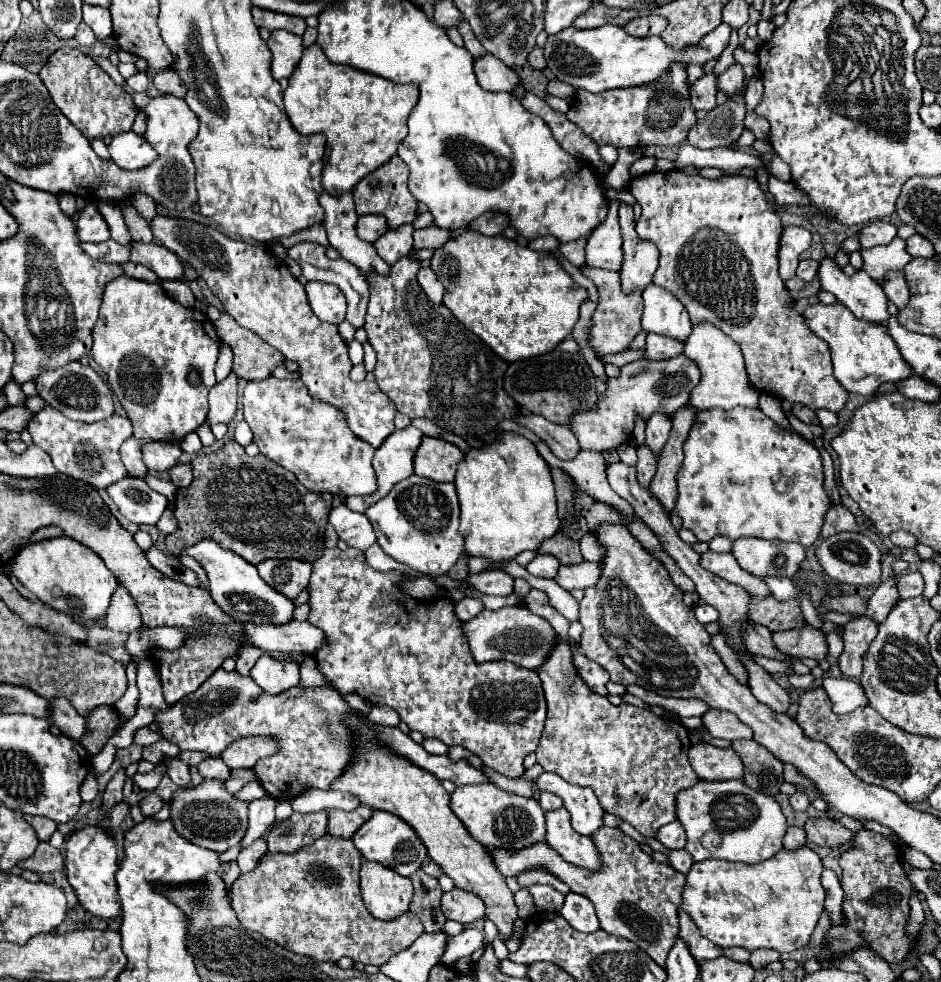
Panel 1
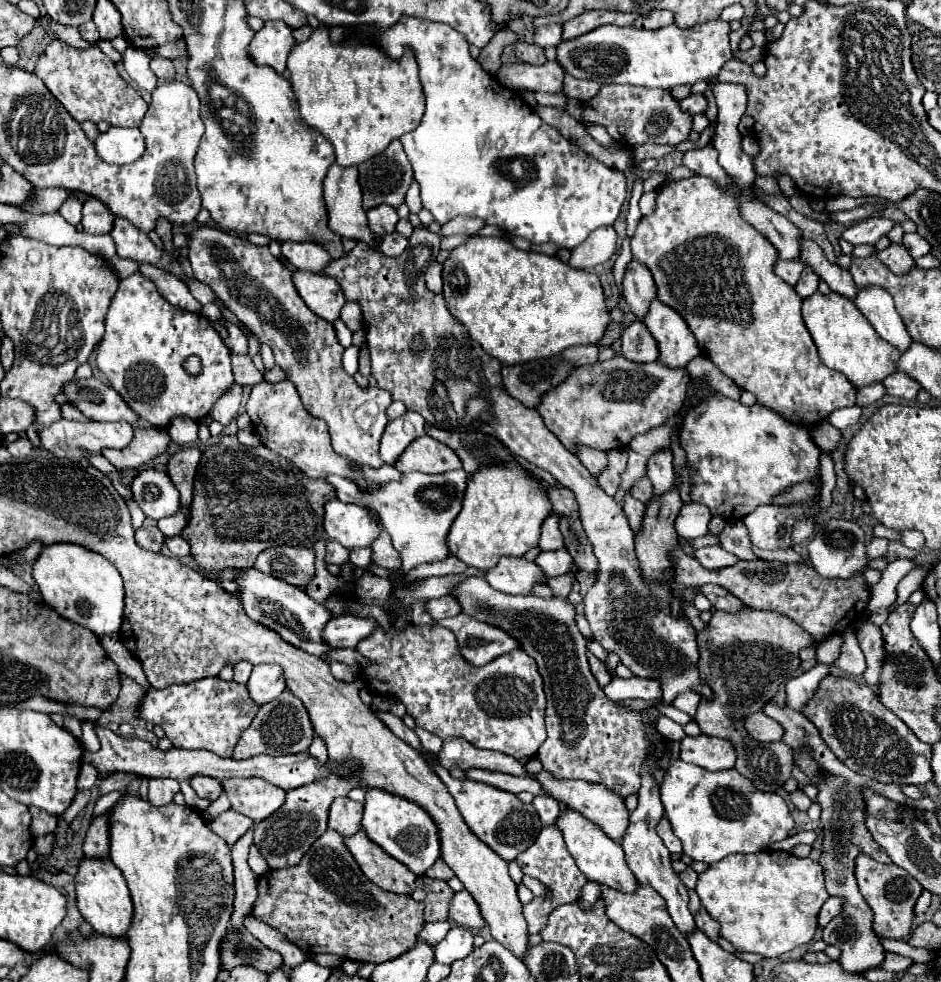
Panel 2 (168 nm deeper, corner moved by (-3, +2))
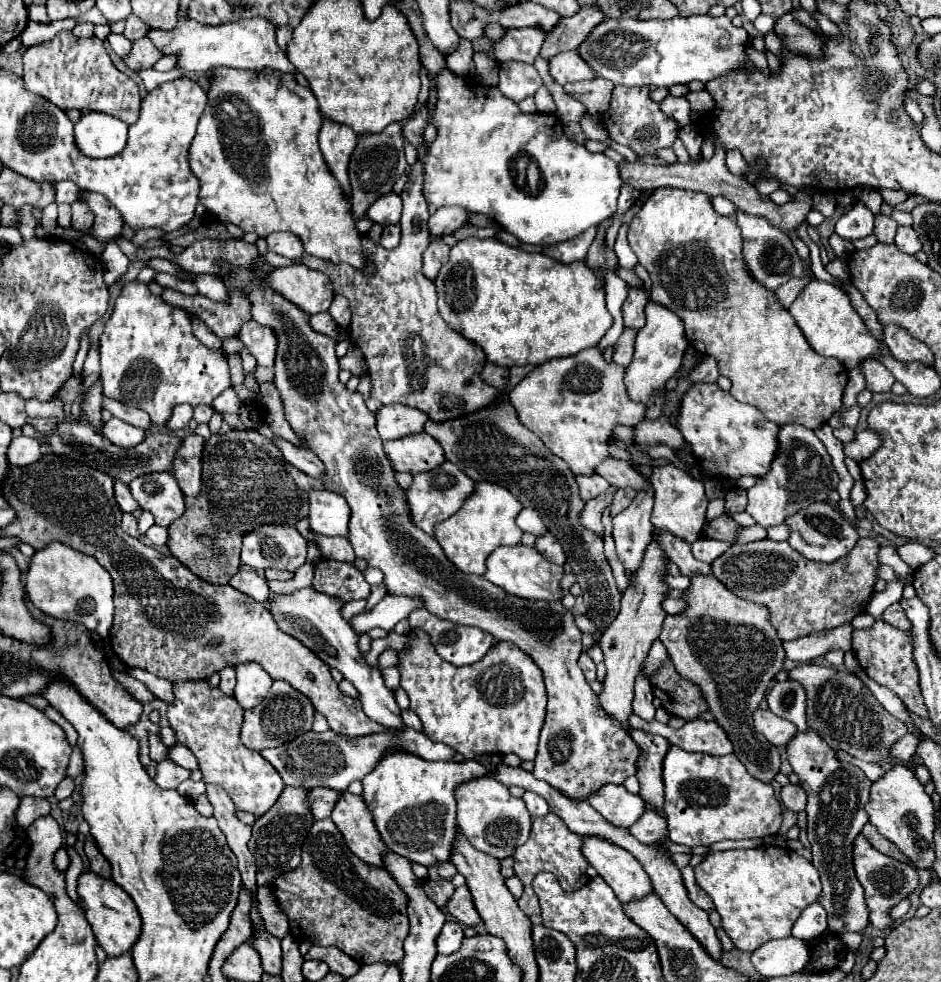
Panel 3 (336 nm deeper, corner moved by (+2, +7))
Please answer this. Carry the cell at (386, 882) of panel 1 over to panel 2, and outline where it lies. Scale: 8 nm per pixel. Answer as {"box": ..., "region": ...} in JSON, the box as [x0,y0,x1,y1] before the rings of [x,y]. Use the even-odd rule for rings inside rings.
{"box":[346,830,416,894],"region":[[[364,830],[356,832],[352,838],[346,838],[346,846],[350,848],[364,876],[370,882],[374,882],[378,888],[394,894],[412,894],[416,876],[404,864],[384,854],[380,846],[376,846],[374,842],[368,842],[368,836],[364,834]]]}

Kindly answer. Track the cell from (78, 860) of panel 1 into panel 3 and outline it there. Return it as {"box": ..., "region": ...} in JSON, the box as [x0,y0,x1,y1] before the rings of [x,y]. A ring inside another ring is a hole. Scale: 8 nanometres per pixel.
{"box":[77,873,141,957],"region":[[[83,873],[79,877],[77,893],[83,899],[87,921],[93,927],[93,933],[97,935],[97,941],[103,951],[109,957],[119,957],[127,953],[141,935],[141,917],[131,897],[127,897],[127,893],[123,893],[123,889],[119,889],[119,885],[115,885],[113,881],[107,881],[95,873]]]}

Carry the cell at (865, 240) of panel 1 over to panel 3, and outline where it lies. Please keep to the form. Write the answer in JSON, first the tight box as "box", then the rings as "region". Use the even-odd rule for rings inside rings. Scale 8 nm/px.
{"box":[835,203,873,241],"region":[[[855,203],[835,225],[835,233],[847,241],[863,239],[873,233],[873,213],[863,205]]]}

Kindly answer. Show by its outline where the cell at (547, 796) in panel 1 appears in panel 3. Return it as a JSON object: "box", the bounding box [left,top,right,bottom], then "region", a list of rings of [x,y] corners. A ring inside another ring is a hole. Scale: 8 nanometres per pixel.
{"box":[523,791,549,817],"region":[[[525,791],[523,801],[525,801],[525,805],[527,805],[531,817],[543,817],[543,815],[549,813],[549,805],[547,805],[547,801],[545,801],[541,795],[537,795],[537,793]]]}

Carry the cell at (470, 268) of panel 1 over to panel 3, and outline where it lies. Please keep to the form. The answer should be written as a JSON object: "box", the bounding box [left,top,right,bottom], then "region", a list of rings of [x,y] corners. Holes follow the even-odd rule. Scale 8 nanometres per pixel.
{"box":[435,237,613,367],"region":[[[469,237],[465,241],[459,241],[455,247],[451,247],[451,255],[449,255],[449,261],[447,265],[441,267],[437,279],[435,279],[435,285],[437,285],[437,297],[439,297],[439,313],[443,317],[443,321],[453,329],[457,331],[459,335],[463,335],[465,339],[469,339],[471,343],[479,345],[483,351],[485,351],[485,357],[487,361],[495,363],[495,365],[501,365],[501,367],[513,367],[513,365],[541,365],[549,359],[555,359],[555,357],[567,357],[567,355],[575,355],[583,349],[589,349],[589,347],[597,347],[597,343],[603,339],[603,335],[607,333],[607,329],[613,325],[613,317],[611,313],[607,311],[605,307],[605,289],[603,289],[603,283],[591,273],[591,269],[583,263],[583,261],[575,261],[575,263],[559,263],[547,255],[541,255],[541,253],[525,253],[521,251],[519,247],[509,247],[497,239],[477,239],[477,237]]]}

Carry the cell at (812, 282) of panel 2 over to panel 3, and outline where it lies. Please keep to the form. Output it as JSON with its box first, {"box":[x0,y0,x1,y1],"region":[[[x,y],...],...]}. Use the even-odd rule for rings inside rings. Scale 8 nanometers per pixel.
{"box":[775,277,809,309],"region":[[[803,277],[803,279],[791,279],[791,281],[787,281],[783,287],[779,287],[777,291],[775,291],[775,297],[779,299],[779,303],[787,309],[793,301],[795,301],[795,297],[801,293],[801,289],[805,287],[805,283],[809,281],[809,277]]]}

